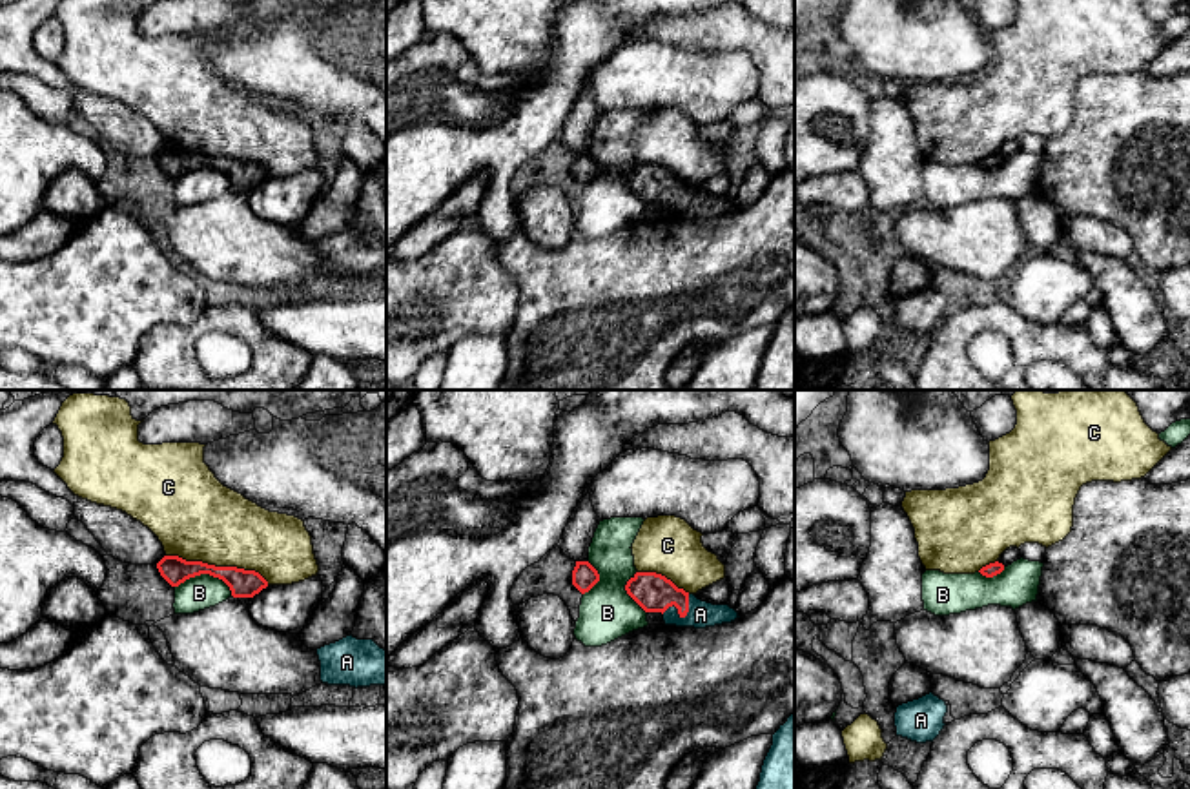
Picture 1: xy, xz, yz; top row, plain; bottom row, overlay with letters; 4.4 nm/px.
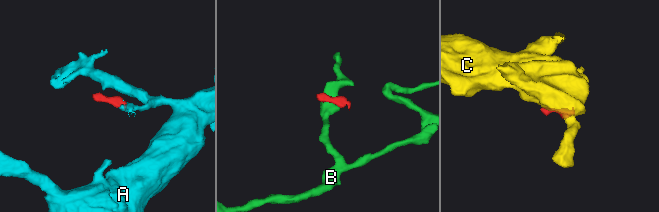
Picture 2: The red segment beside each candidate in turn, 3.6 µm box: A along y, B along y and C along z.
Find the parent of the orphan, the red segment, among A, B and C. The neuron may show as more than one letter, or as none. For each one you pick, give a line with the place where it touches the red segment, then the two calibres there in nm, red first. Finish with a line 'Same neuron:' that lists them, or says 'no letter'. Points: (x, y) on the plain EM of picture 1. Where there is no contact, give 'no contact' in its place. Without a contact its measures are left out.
A: contact xz (682, 208); calibres 170 and 120 nm
Same neuron: A

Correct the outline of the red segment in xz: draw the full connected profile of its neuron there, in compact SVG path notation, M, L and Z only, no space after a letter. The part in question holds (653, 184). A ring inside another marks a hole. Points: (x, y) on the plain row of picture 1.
M636 164L625 182L645 204L662 204L665 217L705 220L740 210L729 197L702 193L656 164Z

